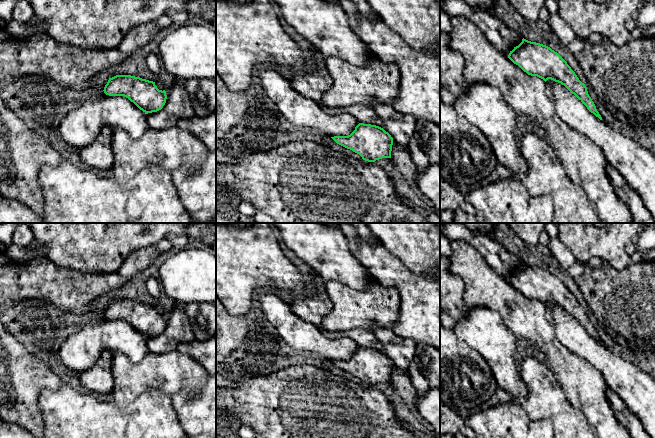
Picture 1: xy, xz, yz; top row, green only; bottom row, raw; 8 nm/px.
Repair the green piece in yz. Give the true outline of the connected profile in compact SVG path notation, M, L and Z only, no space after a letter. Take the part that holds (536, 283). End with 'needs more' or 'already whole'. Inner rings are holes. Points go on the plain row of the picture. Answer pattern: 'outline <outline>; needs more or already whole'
outline M522 263L522 266L510 275L508 282L524 296L537 300L545 306L551 303L564 309L596 341L602 344L594 326L567 286L550 271Z; already whole

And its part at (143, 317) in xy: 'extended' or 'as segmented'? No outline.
as segmented

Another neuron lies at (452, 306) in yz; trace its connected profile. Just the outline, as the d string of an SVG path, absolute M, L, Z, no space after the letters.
M440 257L440 322L448 329L454 329L458 321L466 318L469 308L464 302L465 286L461 277L449 271L449 258Z

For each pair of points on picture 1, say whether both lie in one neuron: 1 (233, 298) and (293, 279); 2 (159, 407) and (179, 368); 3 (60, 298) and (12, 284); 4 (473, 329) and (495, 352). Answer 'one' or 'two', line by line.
1: one
2: two
3: one
4: one

